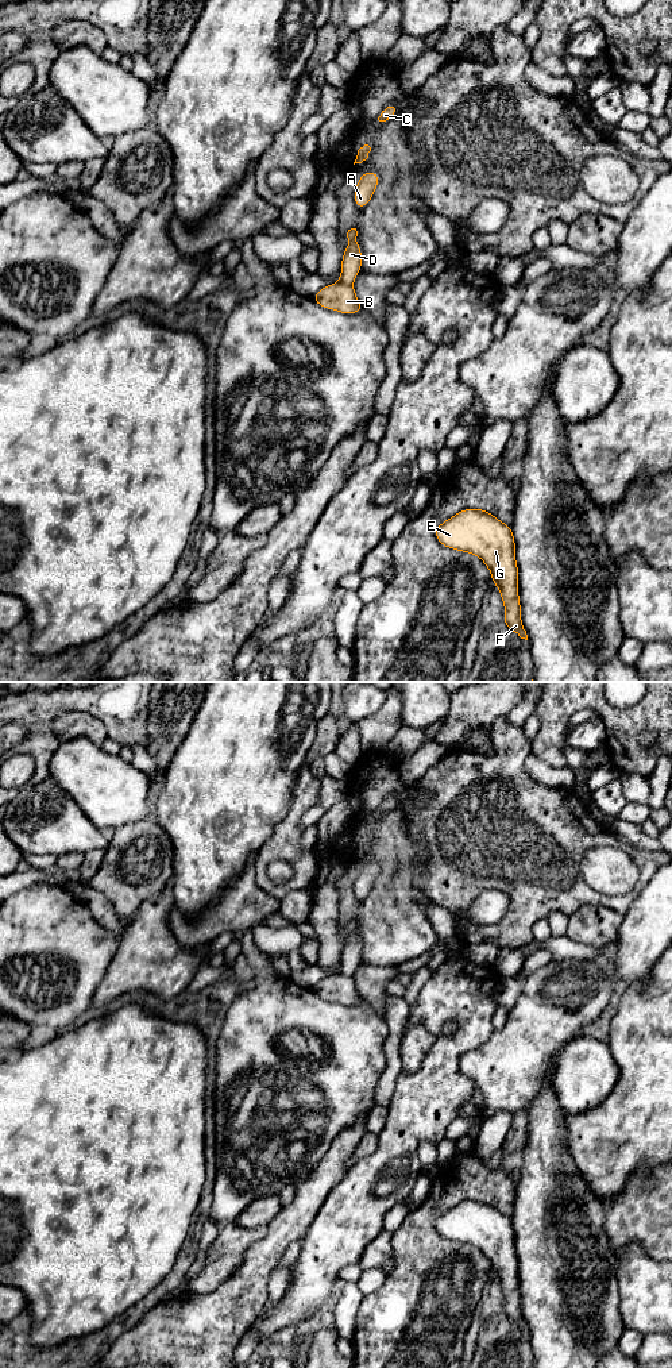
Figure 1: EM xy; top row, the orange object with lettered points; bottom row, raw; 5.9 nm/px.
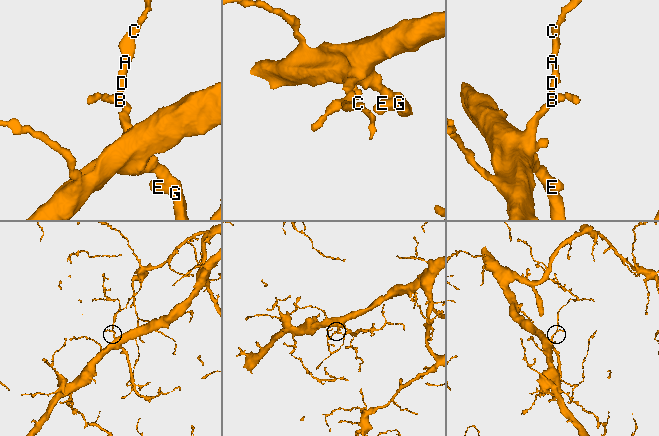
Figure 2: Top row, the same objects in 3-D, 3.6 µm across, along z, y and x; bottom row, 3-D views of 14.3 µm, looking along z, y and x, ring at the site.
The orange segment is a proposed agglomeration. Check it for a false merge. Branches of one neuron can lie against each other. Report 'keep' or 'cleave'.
keep

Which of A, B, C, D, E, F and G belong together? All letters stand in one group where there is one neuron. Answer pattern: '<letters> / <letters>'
A B C D E F G

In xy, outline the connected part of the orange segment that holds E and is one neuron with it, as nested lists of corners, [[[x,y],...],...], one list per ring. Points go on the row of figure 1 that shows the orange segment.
[[[467,508],[437,525],[435,536],[444,547],[474,554],[484,562],[503,600],[505,625],[528,640],[521,621],[513,527],[484,509]]]

